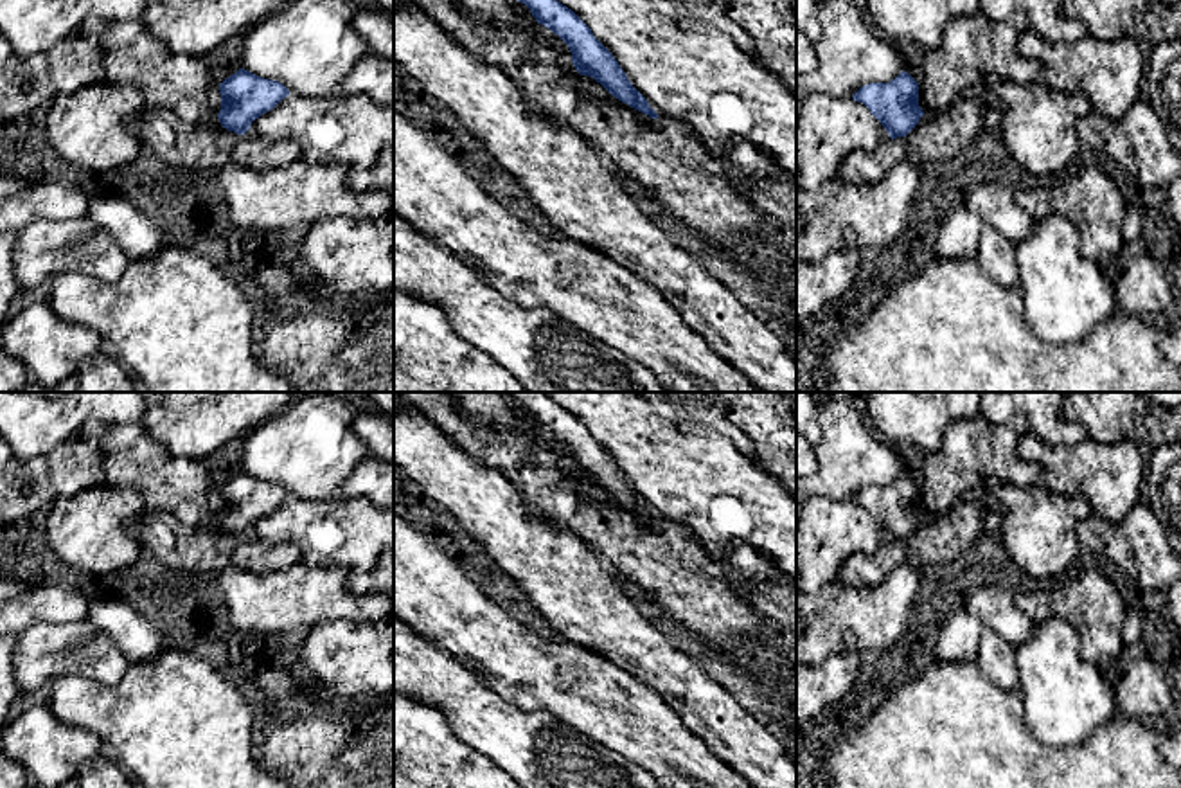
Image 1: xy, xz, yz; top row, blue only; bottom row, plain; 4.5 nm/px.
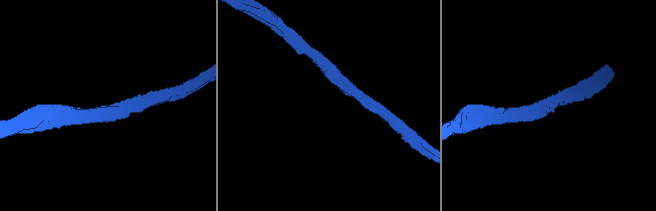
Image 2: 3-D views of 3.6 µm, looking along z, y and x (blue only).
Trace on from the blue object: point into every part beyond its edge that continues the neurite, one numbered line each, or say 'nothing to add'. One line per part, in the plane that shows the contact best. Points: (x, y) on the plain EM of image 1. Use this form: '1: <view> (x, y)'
nothing to add

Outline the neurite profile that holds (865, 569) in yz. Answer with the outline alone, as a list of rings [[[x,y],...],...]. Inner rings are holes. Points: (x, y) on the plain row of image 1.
[[[974,495],[955,500],[944,513],[924,516],[906,538],[877,554],[857,554],[847,560],[836,581],[854,587],[881,585],[895,565],[946,565],[971,549],[983,533],[989,511]]]

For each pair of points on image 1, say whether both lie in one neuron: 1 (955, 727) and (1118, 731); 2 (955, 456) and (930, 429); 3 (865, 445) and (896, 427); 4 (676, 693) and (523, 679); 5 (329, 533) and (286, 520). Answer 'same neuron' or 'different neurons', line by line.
1: same neuron
2: different neurons
3: different neurons
4: different neurons
5: same neuron

